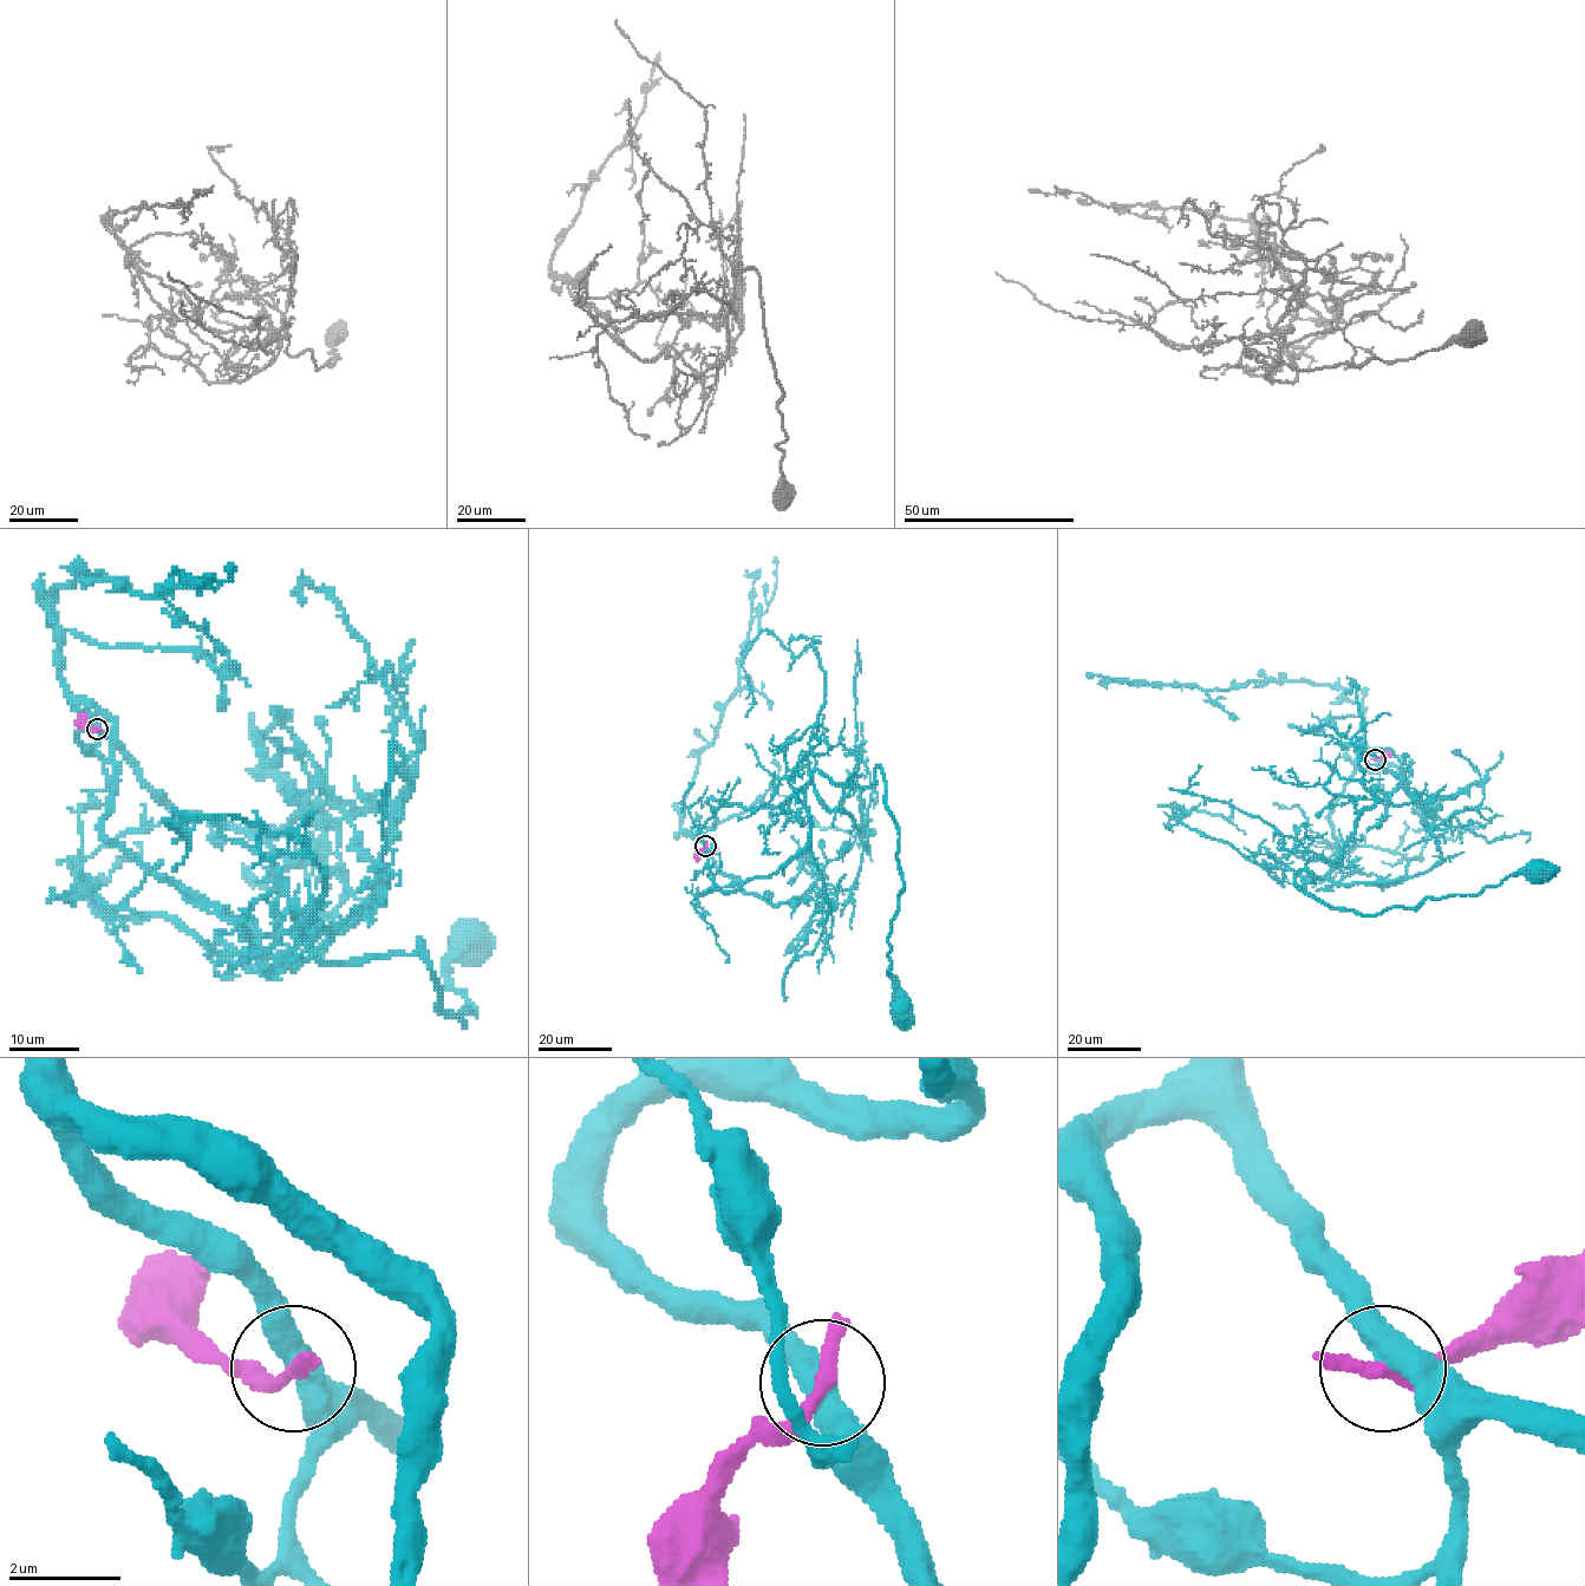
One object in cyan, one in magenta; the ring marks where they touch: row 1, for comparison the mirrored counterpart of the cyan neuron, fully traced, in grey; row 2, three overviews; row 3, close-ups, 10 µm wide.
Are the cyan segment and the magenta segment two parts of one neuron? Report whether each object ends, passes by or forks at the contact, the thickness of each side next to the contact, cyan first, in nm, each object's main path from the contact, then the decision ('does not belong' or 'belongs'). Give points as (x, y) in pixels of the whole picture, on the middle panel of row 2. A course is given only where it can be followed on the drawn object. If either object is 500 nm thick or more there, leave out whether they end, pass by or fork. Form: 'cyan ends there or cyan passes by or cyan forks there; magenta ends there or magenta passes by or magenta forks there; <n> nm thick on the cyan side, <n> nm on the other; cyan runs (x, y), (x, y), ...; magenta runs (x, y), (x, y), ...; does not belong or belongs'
cyan passes by; magenta ends there; 480 nm thick on the cyan side, 320 nm on the other; cyan runs (705, 846), (691, 830), (715, 827), (711, 798), (778, 808), (815, 769), (872, 785), (878, 765), (908, 1010); magenta runs (705, 846), (696, 861); does not belong

